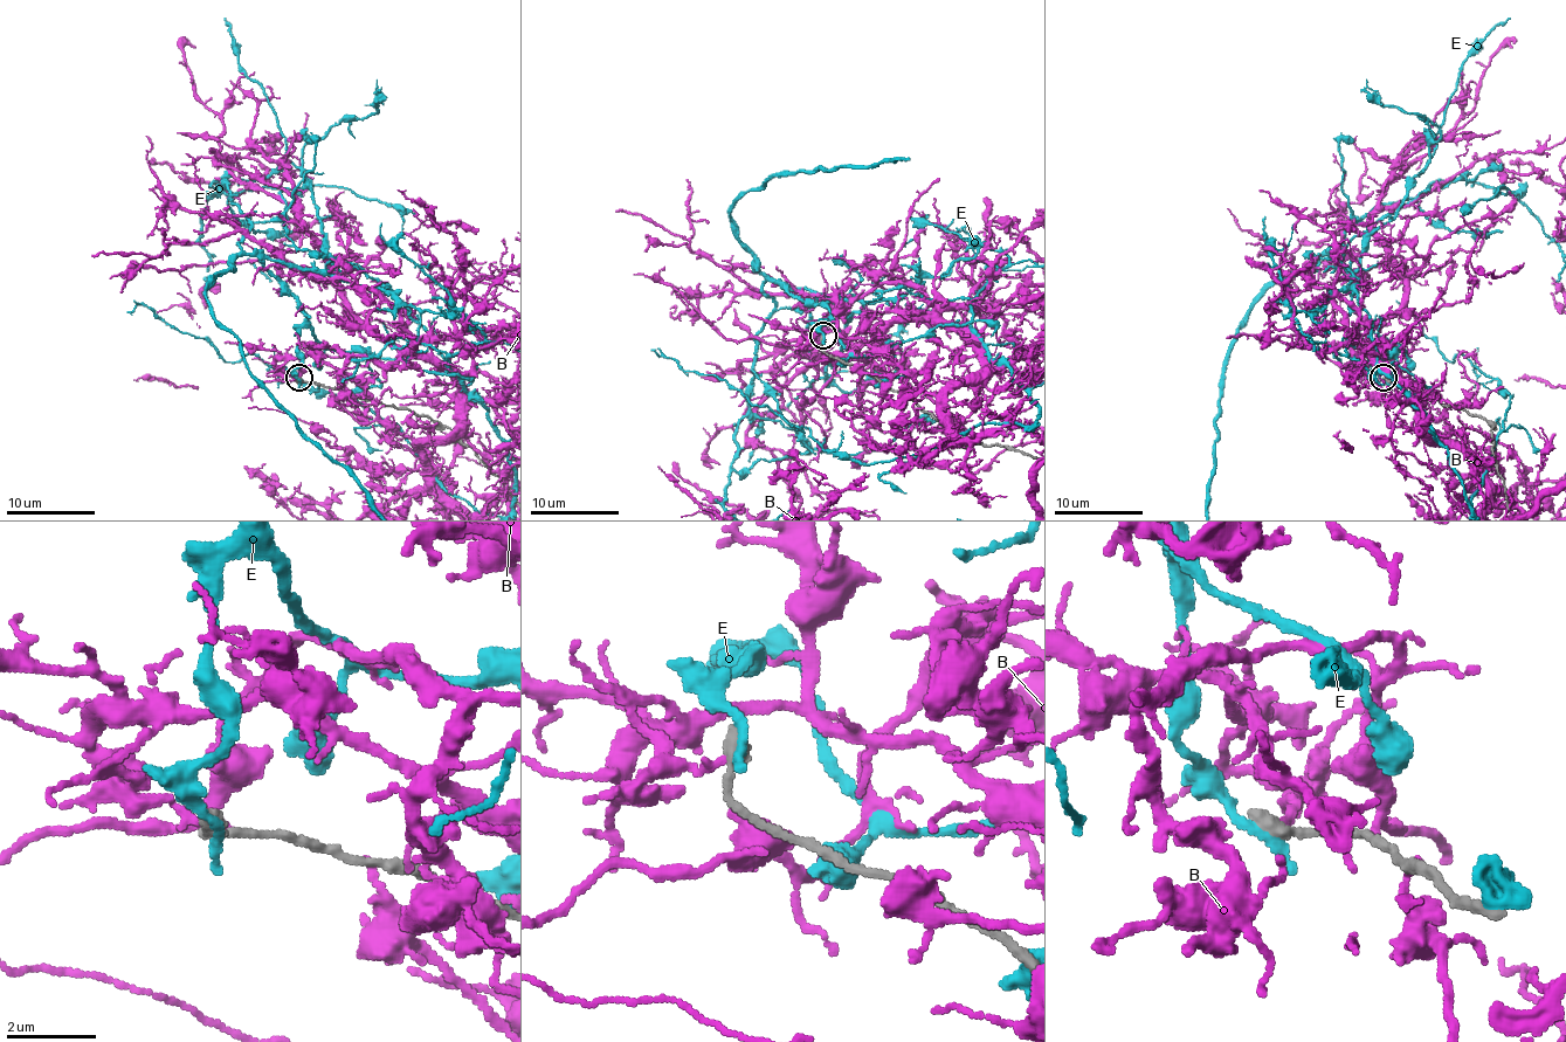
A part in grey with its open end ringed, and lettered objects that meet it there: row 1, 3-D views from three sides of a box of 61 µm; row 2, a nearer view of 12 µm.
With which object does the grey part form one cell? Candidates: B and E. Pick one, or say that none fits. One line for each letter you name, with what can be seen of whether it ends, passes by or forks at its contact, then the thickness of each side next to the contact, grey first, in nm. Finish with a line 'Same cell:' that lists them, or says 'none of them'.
Same cell: none of them

